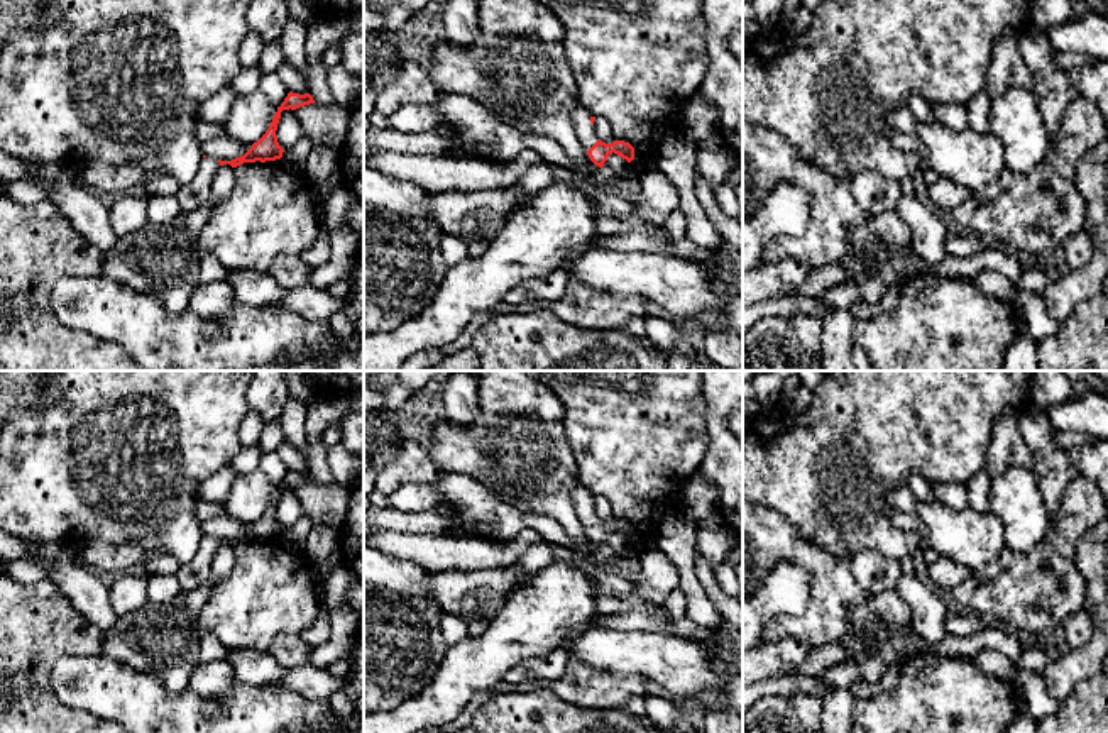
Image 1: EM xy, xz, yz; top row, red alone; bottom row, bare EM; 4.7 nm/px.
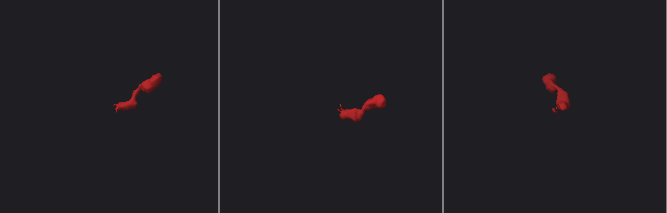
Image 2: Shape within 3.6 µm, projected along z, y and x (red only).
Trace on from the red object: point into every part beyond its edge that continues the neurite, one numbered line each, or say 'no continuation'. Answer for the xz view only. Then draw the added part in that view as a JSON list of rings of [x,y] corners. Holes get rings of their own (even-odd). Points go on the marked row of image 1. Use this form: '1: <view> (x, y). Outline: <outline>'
1: xz (584, 129). Outline: [[[580,105],[572,108],[573,129],[585,152],[599,141],[590,117],[592,115]]]

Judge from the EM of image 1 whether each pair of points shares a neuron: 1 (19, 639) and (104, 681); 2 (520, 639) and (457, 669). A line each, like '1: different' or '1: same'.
1: different
2: same

